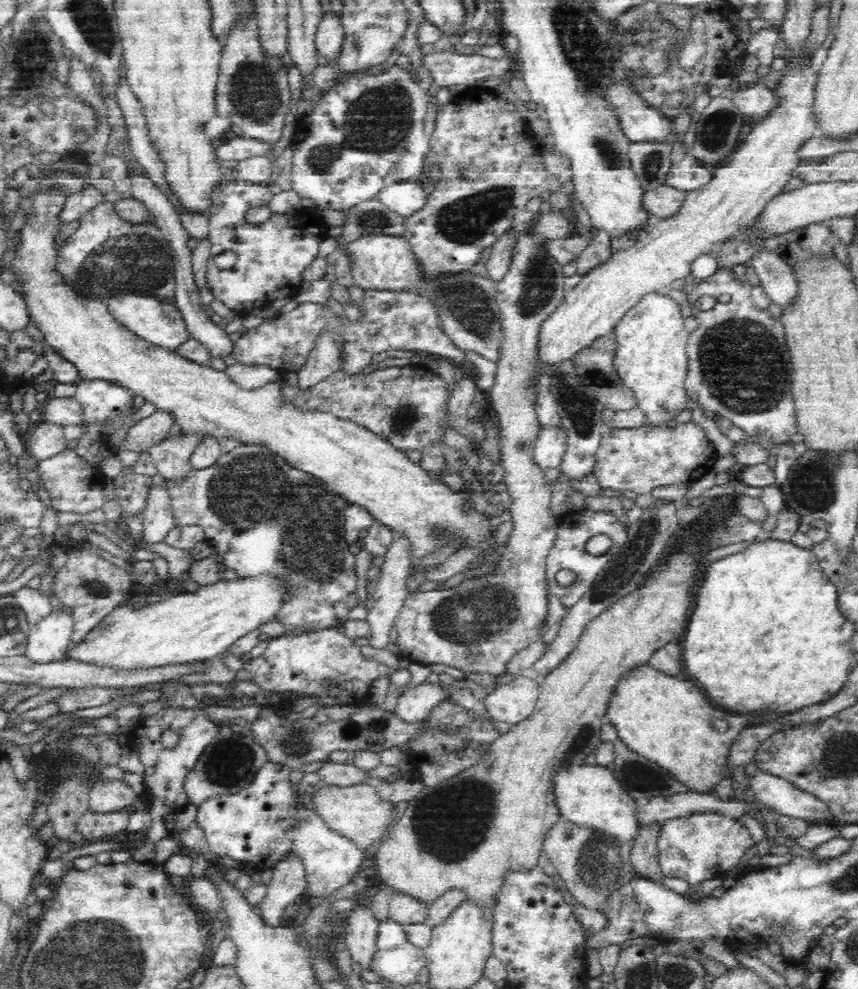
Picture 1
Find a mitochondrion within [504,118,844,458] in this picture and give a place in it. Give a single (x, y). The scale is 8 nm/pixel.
(743, 366)

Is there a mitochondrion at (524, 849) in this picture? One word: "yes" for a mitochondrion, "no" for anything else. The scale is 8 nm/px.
no

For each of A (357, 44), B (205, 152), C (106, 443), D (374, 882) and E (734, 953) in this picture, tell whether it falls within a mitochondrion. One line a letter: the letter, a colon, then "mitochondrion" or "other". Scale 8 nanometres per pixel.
A: mitochondrion
B: other
C: other
D: other
E: other

